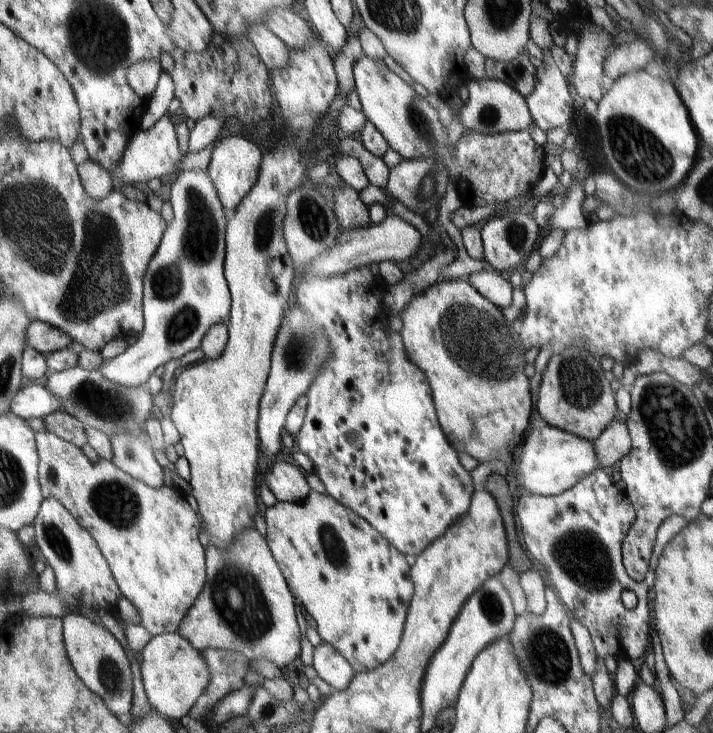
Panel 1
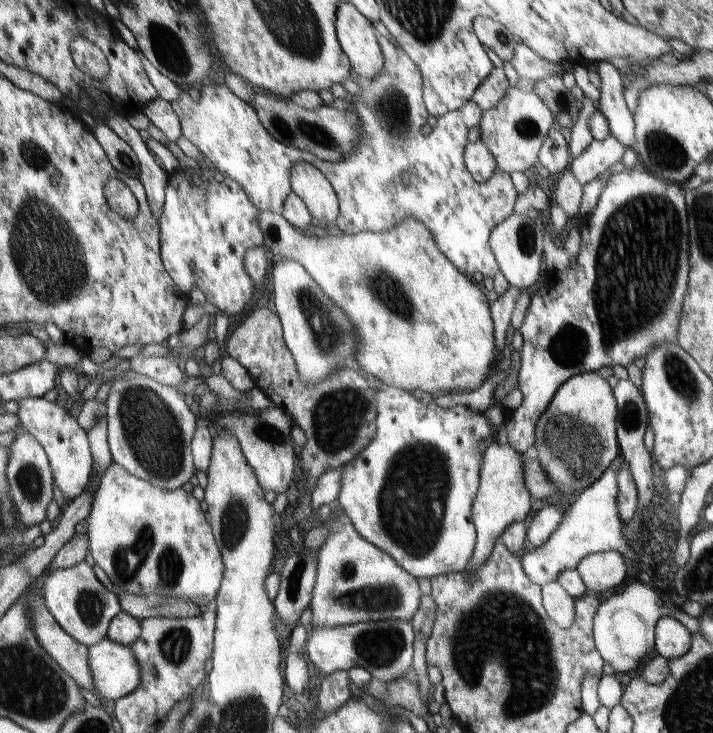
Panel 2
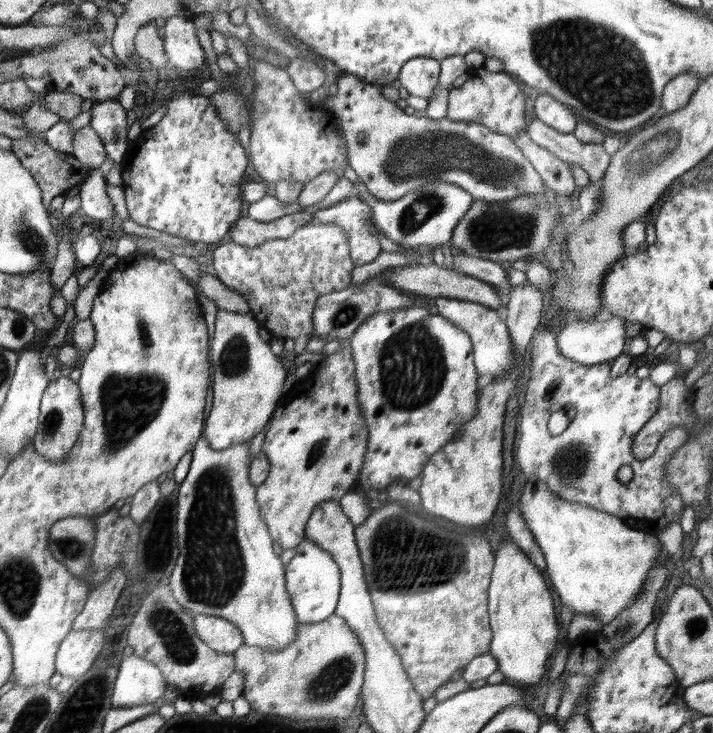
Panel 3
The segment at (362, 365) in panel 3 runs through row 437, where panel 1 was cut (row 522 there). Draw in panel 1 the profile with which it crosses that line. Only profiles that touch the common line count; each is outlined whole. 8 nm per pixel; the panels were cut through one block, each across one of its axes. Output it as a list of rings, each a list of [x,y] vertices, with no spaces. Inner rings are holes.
[[[368,267],[352,268],[344,273],[336,274],[336,276],[312,276],[310,280],[301,280],[296,290],[296,306],[300,306],[300,310],[304,312],[304,316],[308,319],[309,326],[314,332],[321,332],[328,340],[328,356],[326,362],[320,364],[318,368],[318,376],[314,378],[314,382],[308,386],[305,393],[308,399],[304,422],[300,432],[296,434],[298,438],[298,448],[314,462],[314,472],[324,483],[326,492],[339,502],[355,512],[358,516],[364,518],[371,524],[384,538],[403,555],[411,554],[416,556],[420,554],[436,538],[444,536],[446,528],[448,528],[454,520],[458,520],[460,516],[468,512],[470,508],[469,498],[474,494],[474,484],[470,471],[466,470],[460,460],[455,448],[446,440],[444,431],[441,429],[439,420],[437,419],[436,409],[433,403],[430,383],[426,375],[408,360],[406,352],[404,352],[403,342],[400,333],[391,331],[388,327],[387,318],[389,313],[386,311],[384,304],[384,295],[386,293],[387,284],[378,276],[374,276],[368,270]]]

